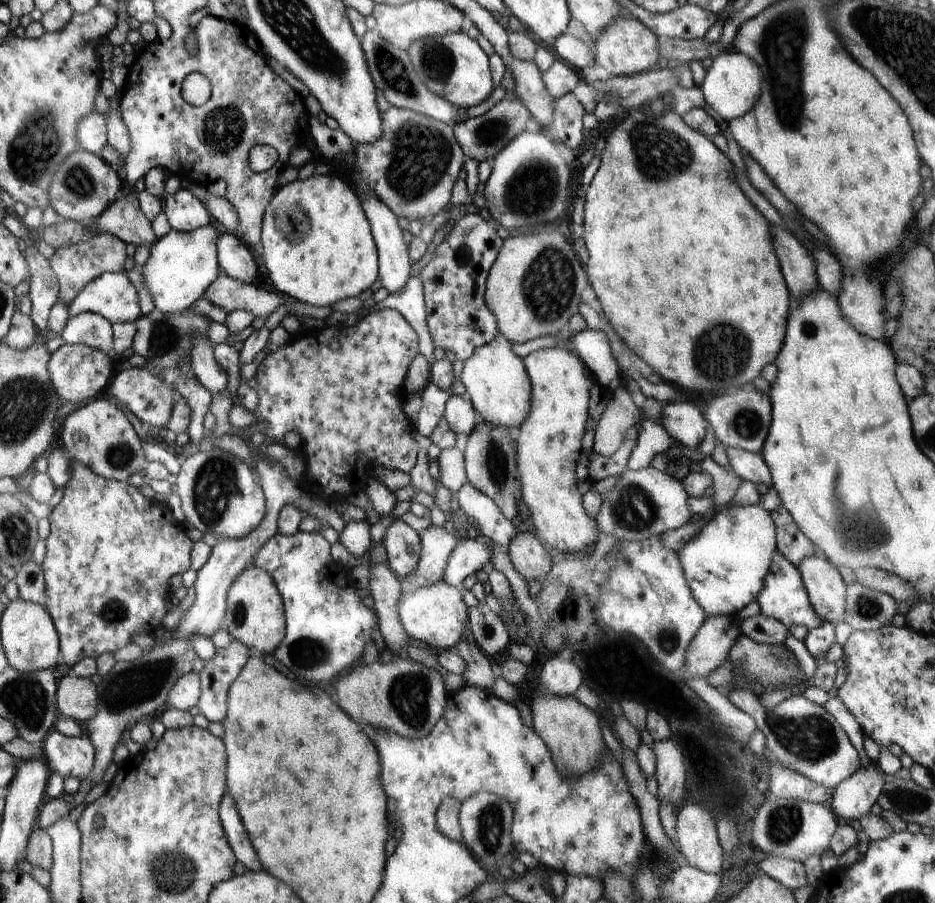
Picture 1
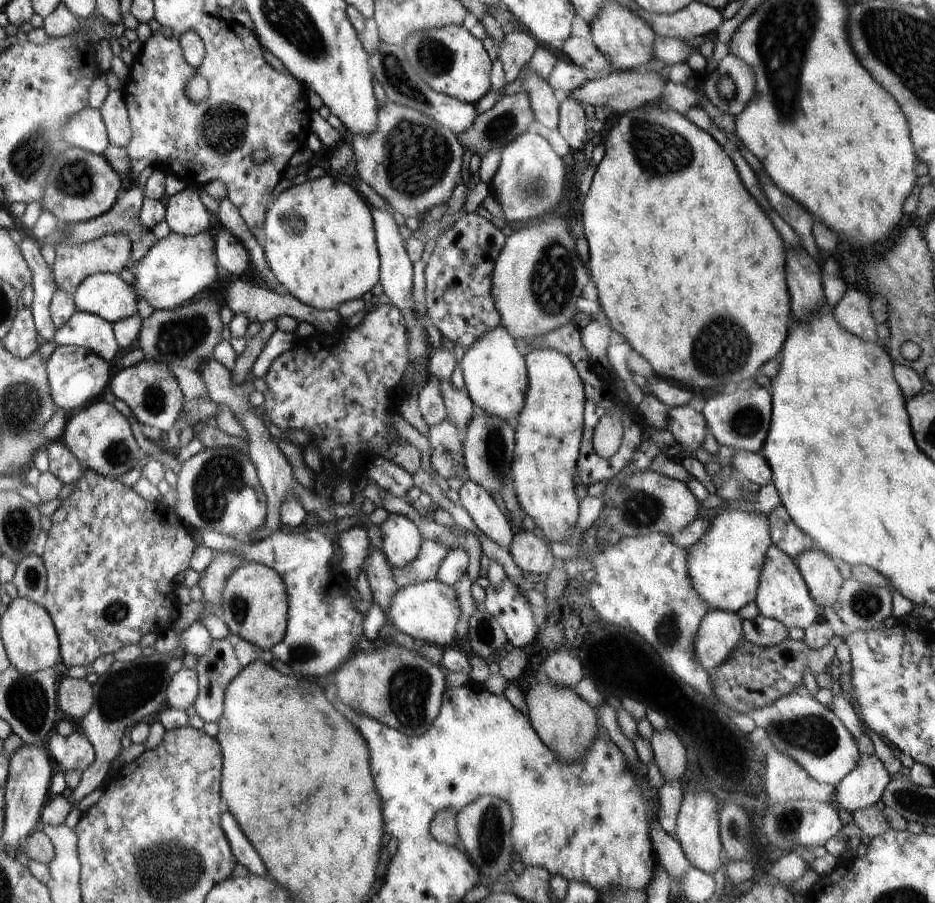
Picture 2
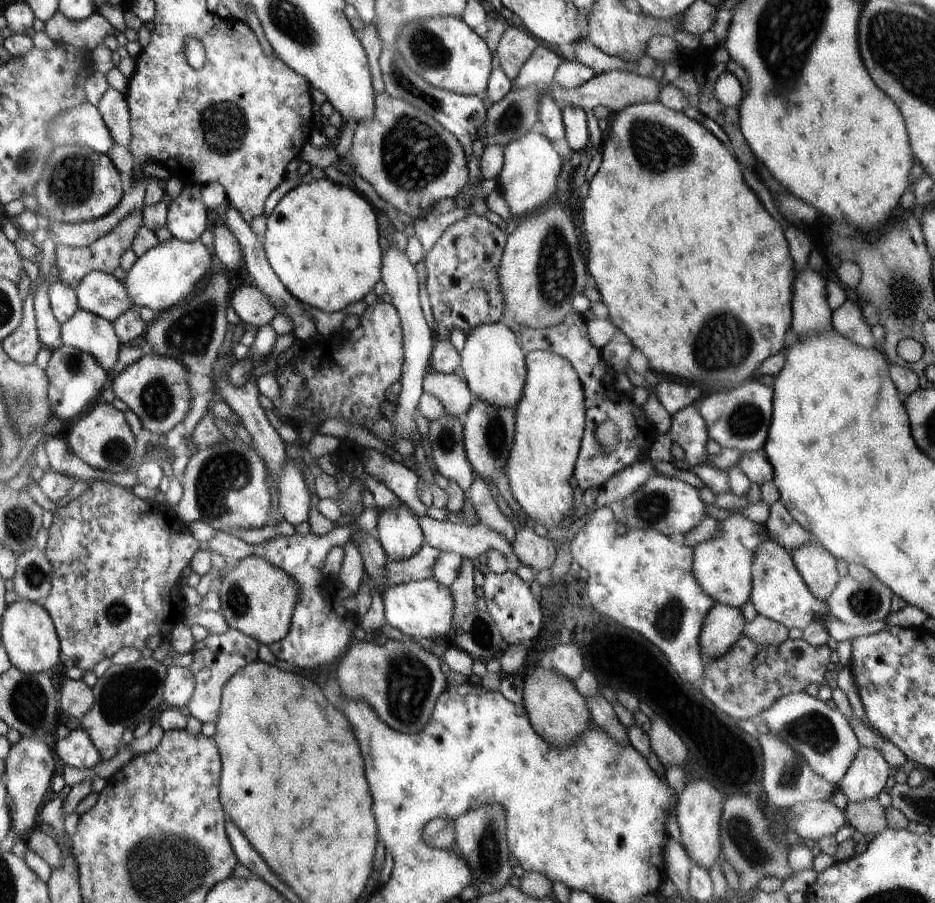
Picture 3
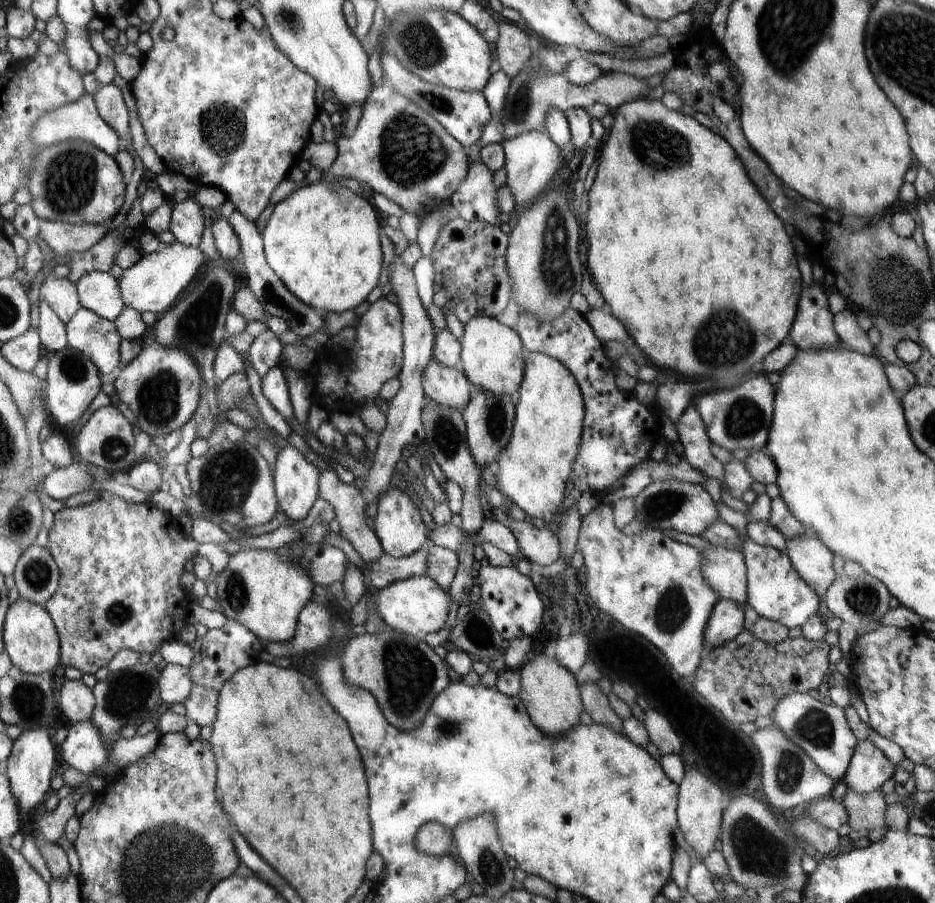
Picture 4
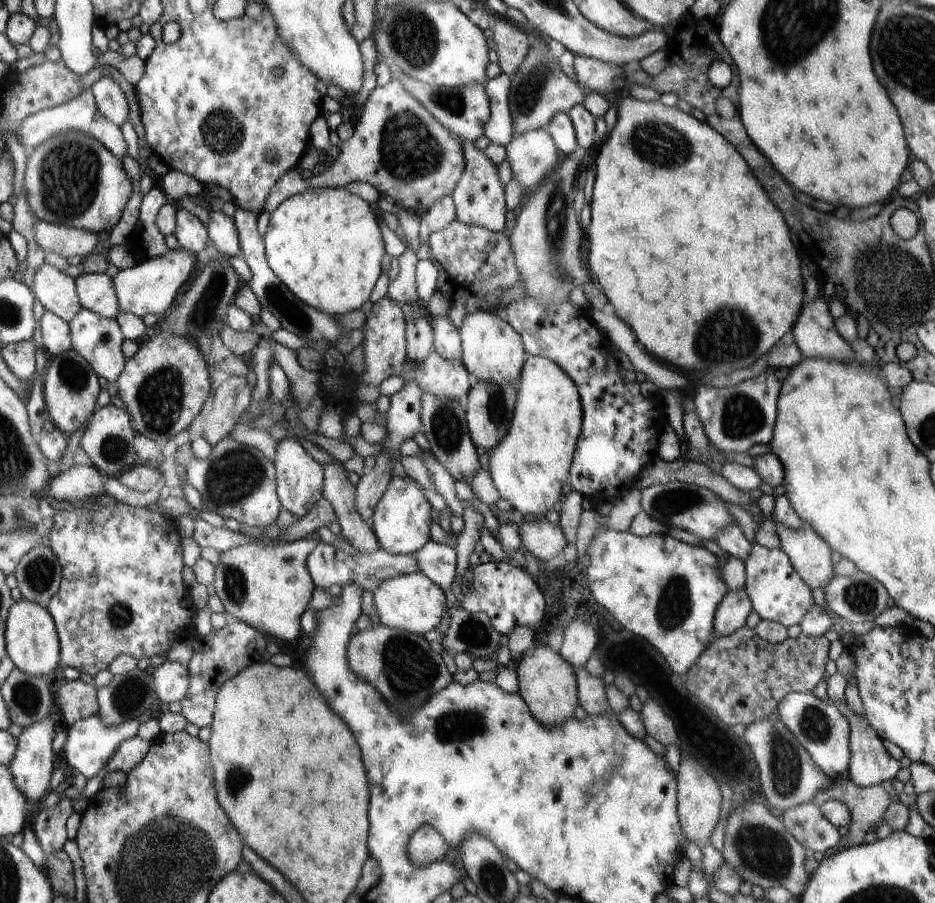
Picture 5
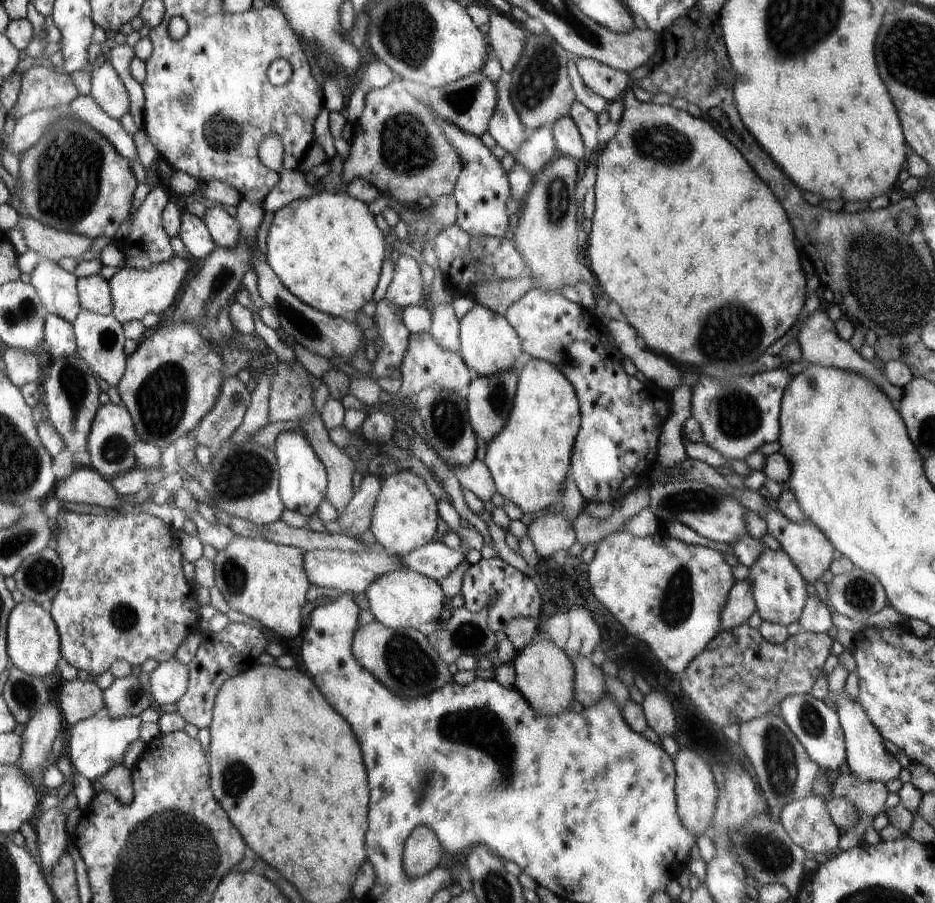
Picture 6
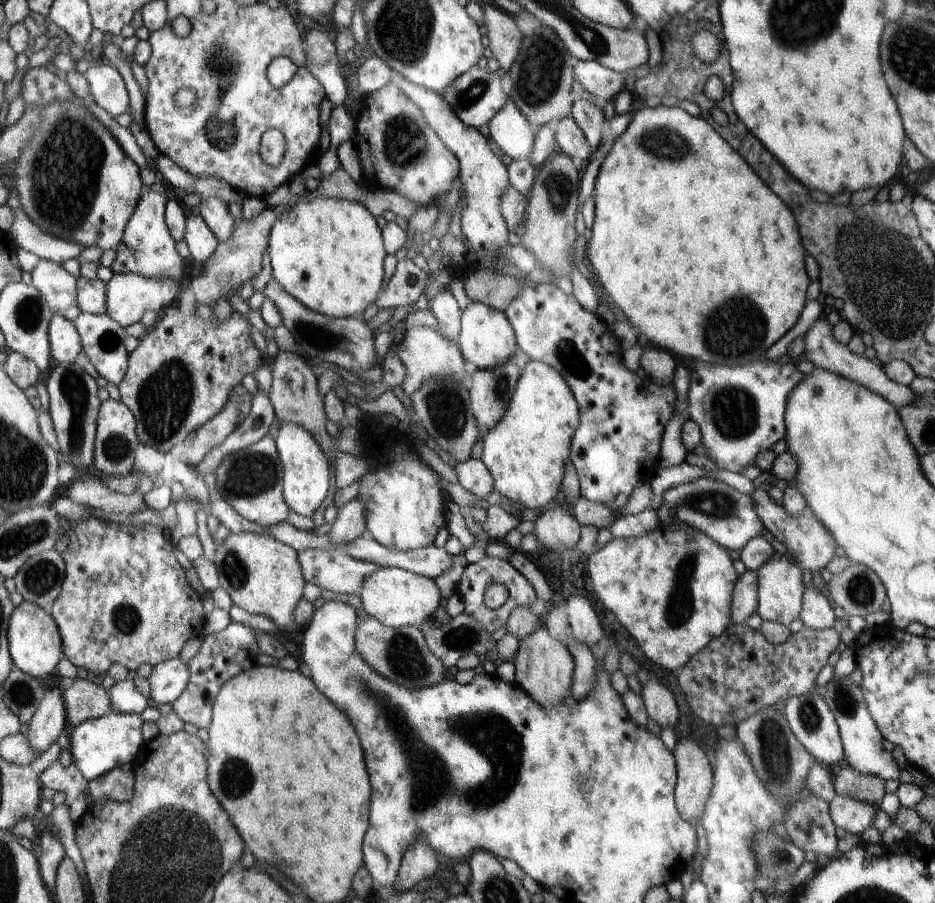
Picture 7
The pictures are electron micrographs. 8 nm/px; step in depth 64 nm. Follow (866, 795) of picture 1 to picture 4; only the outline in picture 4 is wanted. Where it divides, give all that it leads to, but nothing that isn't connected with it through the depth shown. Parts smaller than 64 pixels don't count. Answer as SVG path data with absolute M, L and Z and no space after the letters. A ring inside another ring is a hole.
M857 740L843 782L847 790L861 795L881 790L882 784L898 769L884 753L868 740Z

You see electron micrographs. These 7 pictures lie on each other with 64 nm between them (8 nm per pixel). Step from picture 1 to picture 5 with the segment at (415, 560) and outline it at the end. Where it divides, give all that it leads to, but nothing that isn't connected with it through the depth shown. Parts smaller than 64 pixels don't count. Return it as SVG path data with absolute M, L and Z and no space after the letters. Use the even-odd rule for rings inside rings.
M393 475L390 485L375 509L371 530L379 546L394 555L412 555L423 548L430 540L430 520L432 504L422 492L422 486L409 476Z

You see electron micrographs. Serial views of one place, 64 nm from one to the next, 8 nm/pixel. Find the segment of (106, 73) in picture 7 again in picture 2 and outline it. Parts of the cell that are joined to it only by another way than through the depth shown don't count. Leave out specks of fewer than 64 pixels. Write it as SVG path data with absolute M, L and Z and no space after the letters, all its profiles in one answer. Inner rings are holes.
M109 90L99 111L106 125L110 144L126 148L131 141L131 126L124 104L123 91Z

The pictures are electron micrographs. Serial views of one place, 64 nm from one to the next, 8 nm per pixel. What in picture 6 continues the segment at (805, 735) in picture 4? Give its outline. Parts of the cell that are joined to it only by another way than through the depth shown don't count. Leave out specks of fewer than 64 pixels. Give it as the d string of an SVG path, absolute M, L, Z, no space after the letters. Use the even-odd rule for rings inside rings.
M810 694L792 695L784 698L780 708L784 722L822 772L845 770L847 760L844 732L840 728L838 714L826 702L813 698Z

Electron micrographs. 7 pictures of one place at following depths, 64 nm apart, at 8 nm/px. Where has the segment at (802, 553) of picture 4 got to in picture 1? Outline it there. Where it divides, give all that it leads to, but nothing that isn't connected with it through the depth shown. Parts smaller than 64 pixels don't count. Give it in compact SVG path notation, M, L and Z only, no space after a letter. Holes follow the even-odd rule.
M817 553L805 558L797 569L816 616L834 626L842 622L847 612L847 586L838 568Z

